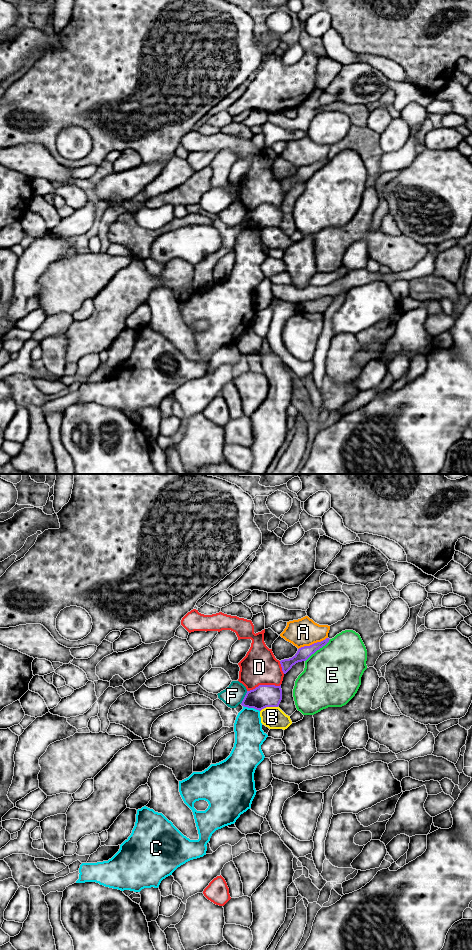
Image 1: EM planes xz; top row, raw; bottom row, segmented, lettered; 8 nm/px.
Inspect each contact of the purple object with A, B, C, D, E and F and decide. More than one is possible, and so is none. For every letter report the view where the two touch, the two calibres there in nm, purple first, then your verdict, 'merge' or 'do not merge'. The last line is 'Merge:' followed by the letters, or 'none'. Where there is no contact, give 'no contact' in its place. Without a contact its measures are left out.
A: meets purple in xz; 110 nm thick on the purple side, 220 nm on the other; do not merge
B: meets purple in xz; 180 nm thick on the purple side, 180 nm on the other; do not merge
C: meets purple in xz; 180 nm thick on the purple side, 240 nm on the other; do not merge
D: meets purple in xz; 180 nm thick on the purple side, 280 nm on the other; do not merge
E: meets purple in xz; 110 nm thick on the purple side, 460 nm on the other; do not merge
F: meets purple in xz; 180 nm thick on the purple side, 170 nm on the other; do not merge
Merge: none

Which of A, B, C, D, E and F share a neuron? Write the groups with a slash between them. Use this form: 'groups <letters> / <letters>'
groups A / B / C / D / E / F

